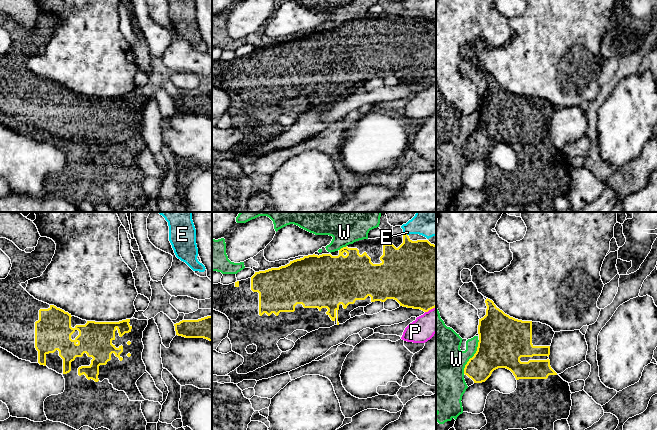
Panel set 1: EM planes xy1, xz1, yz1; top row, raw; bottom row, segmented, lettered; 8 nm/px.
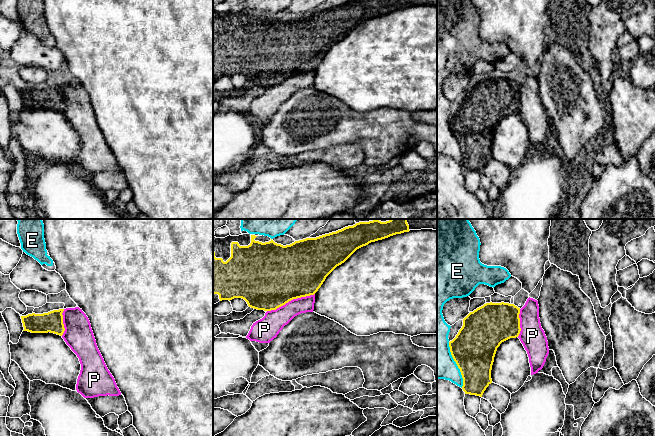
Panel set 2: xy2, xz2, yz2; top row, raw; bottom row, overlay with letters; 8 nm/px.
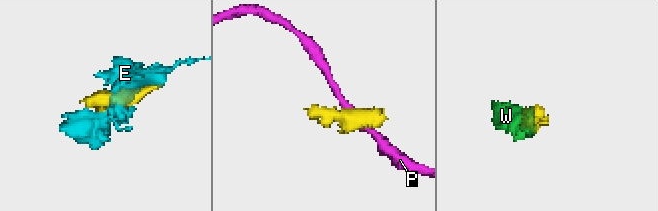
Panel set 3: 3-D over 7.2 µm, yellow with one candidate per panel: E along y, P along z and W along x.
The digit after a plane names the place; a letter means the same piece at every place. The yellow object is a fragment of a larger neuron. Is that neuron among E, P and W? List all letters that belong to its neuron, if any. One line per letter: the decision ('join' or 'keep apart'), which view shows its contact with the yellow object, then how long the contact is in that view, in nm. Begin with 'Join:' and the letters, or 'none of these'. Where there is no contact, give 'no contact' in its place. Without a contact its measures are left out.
Join: none of these
E: keep apart | yz2 | 380 nm
P: keep apart | xz2 | 420 nm
W: keep apart | yz1 | 300 nm

